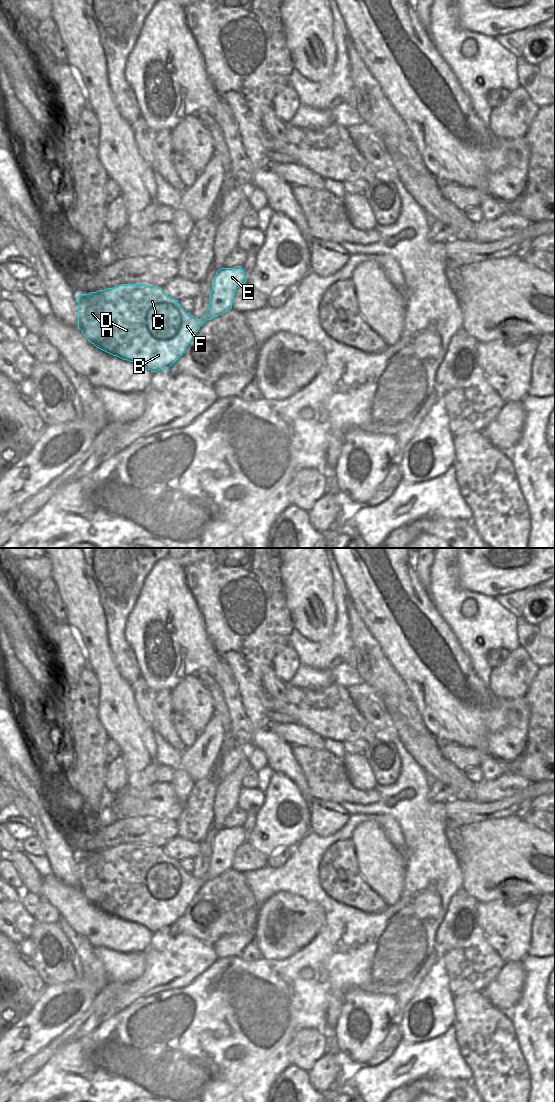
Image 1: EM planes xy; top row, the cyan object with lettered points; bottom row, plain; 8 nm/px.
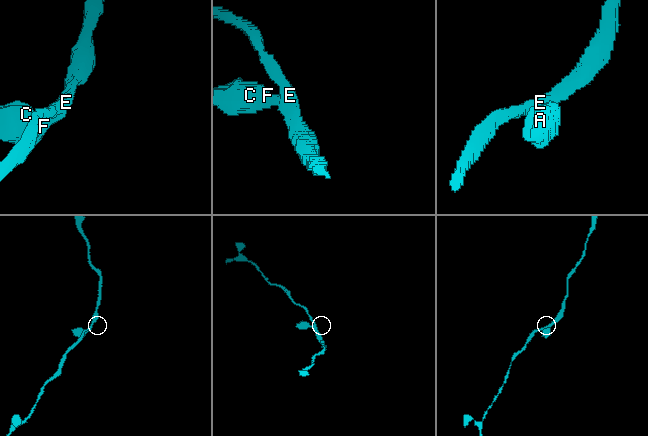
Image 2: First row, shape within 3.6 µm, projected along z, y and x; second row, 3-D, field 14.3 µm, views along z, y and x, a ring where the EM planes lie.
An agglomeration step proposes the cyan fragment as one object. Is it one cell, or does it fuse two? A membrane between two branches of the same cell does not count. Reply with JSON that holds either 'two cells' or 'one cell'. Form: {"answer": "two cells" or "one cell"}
{"answer": "one cell"}

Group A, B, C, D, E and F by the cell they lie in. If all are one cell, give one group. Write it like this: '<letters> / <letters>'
A B C D E F

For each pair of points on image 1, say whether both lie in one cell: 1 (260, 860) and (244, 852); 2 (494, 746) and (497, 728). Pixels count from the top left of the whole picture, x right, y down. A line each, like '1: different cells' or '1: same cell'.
1: same cell
2: same cell

